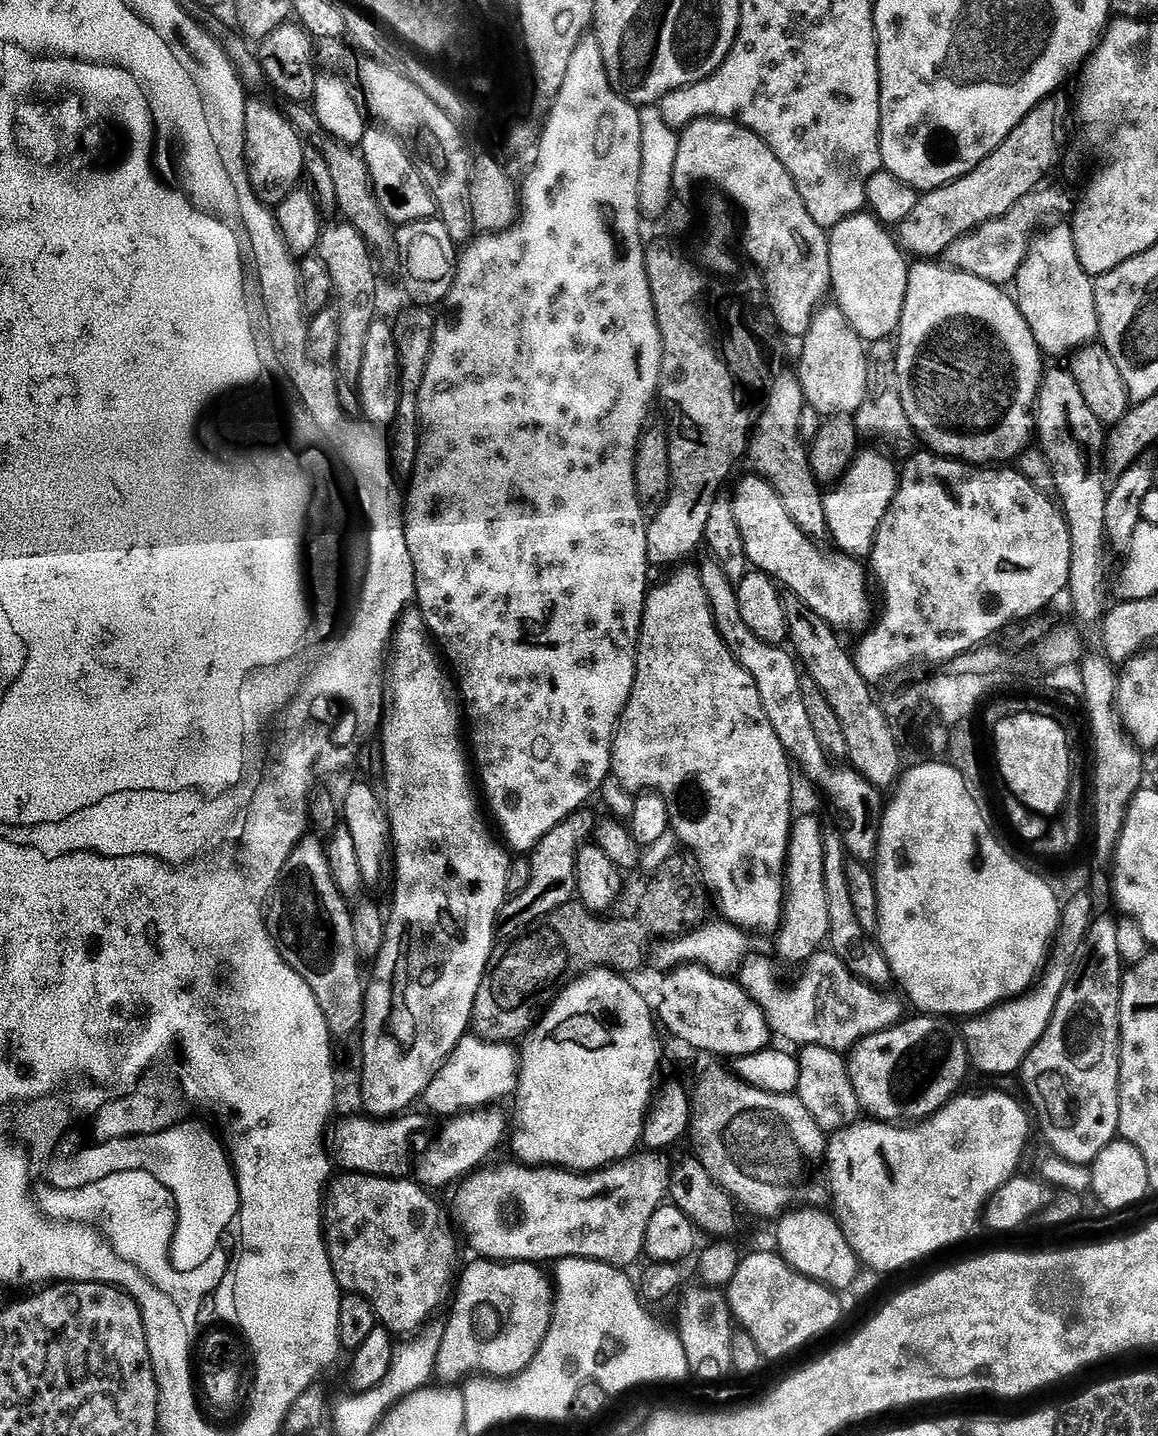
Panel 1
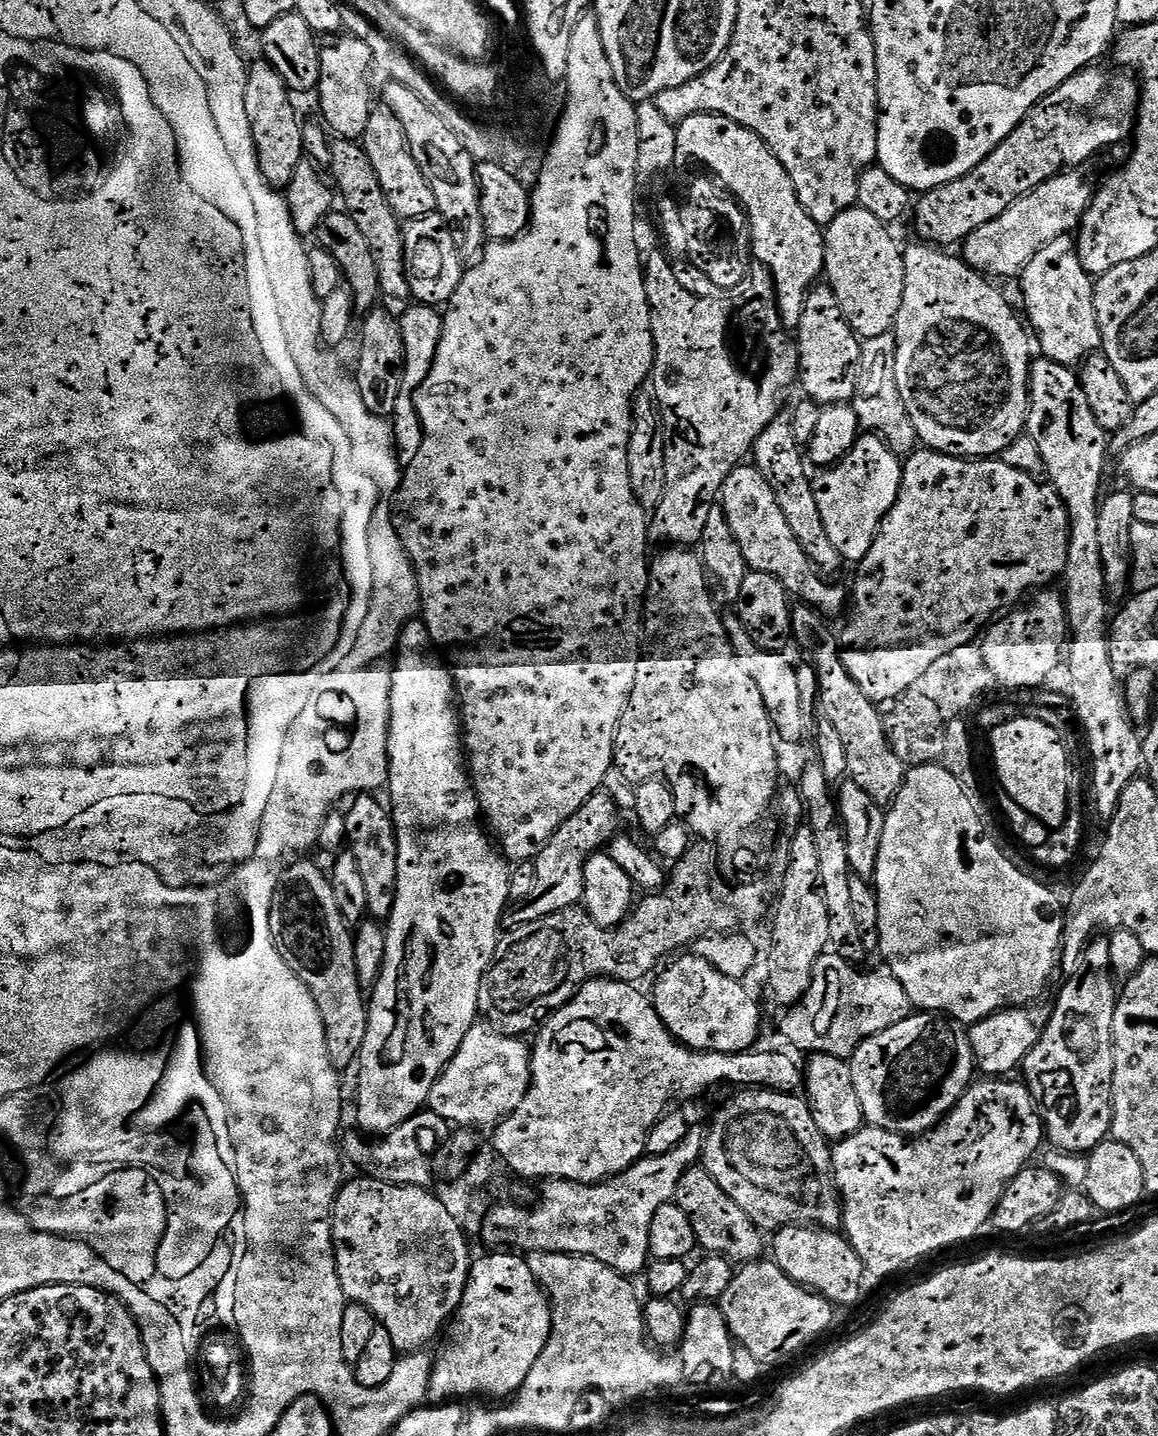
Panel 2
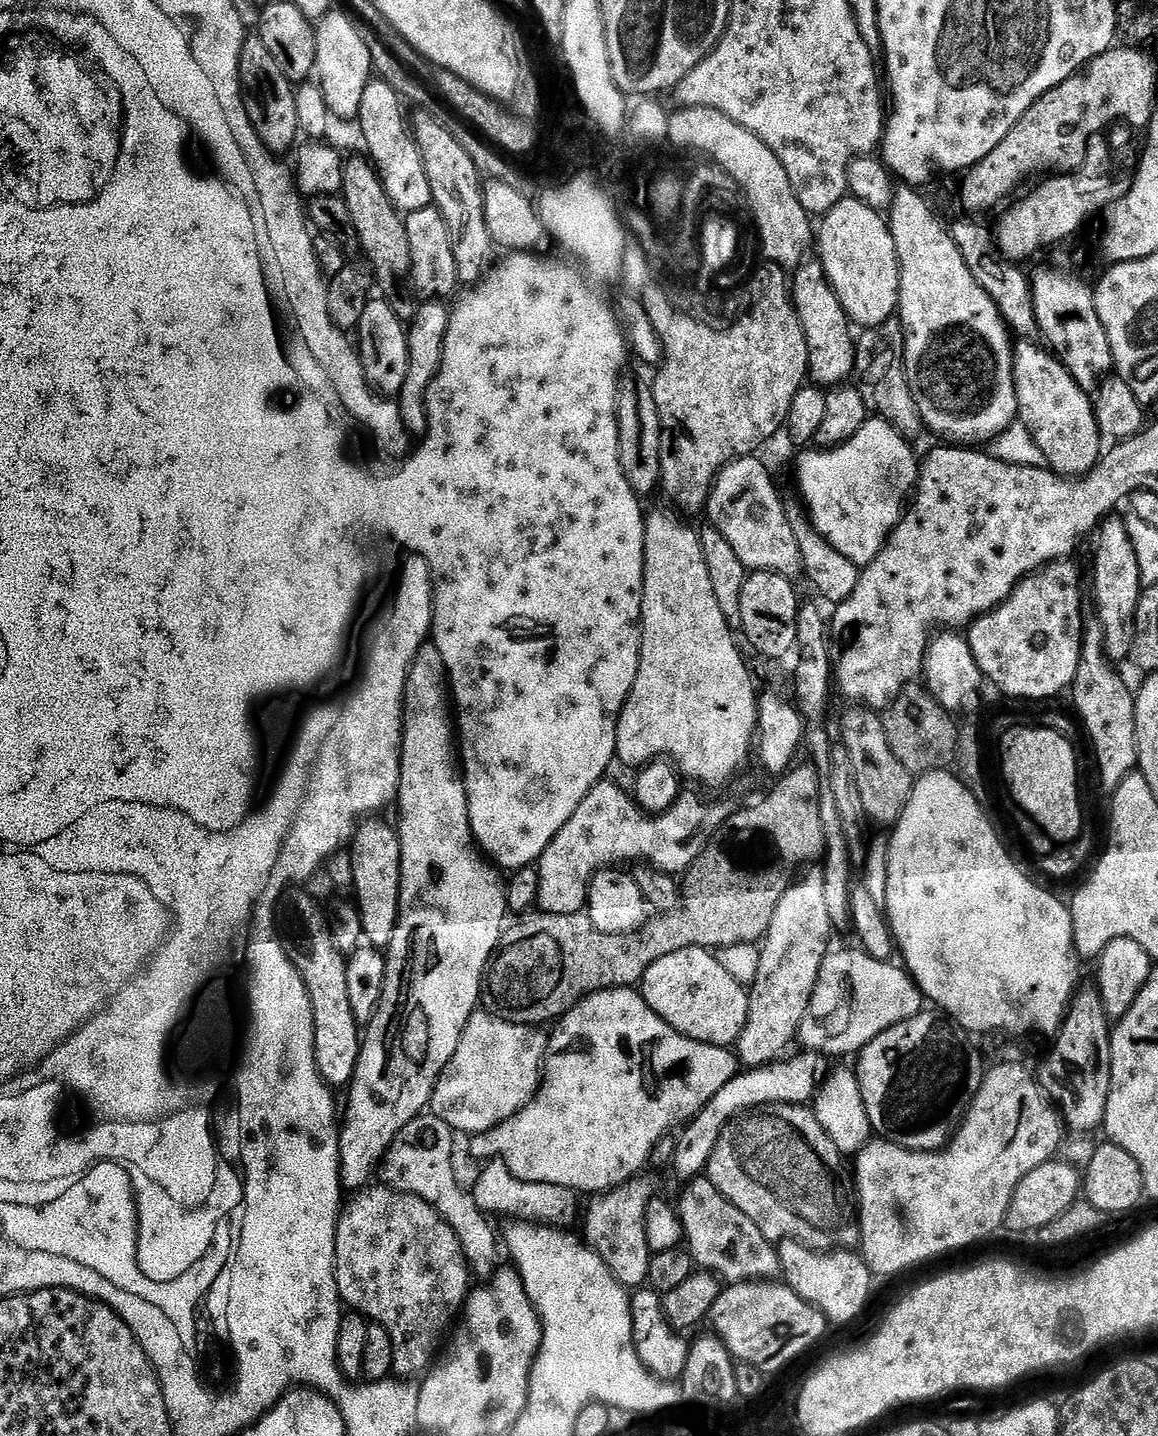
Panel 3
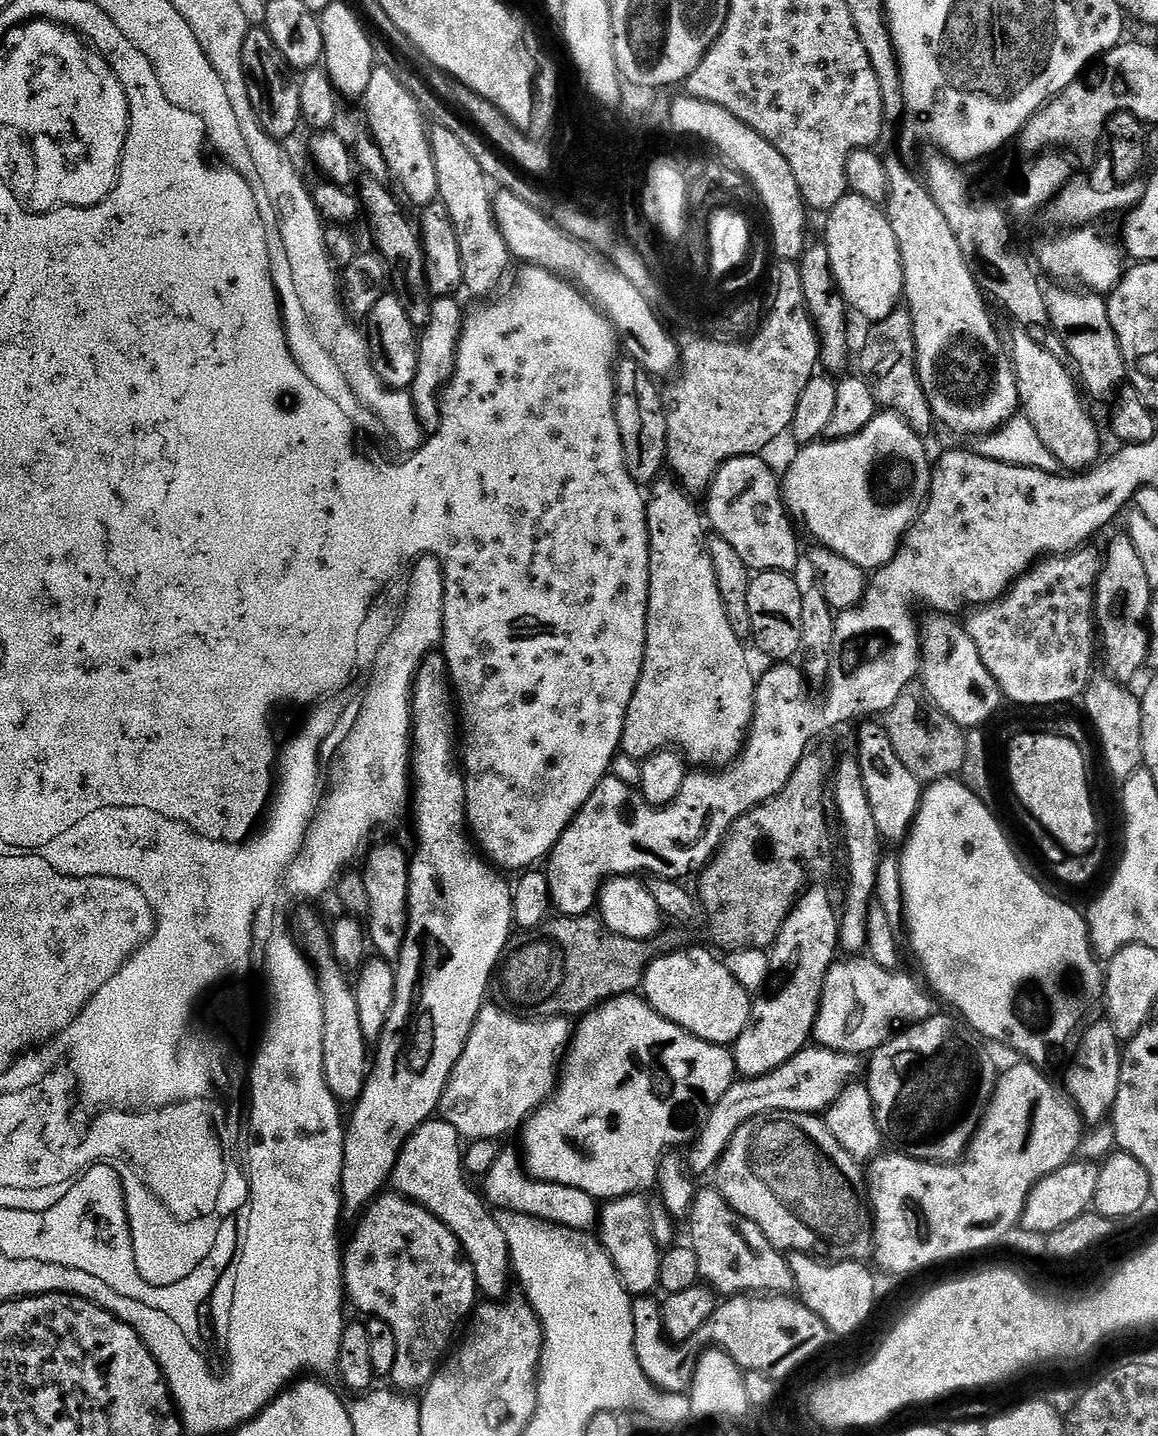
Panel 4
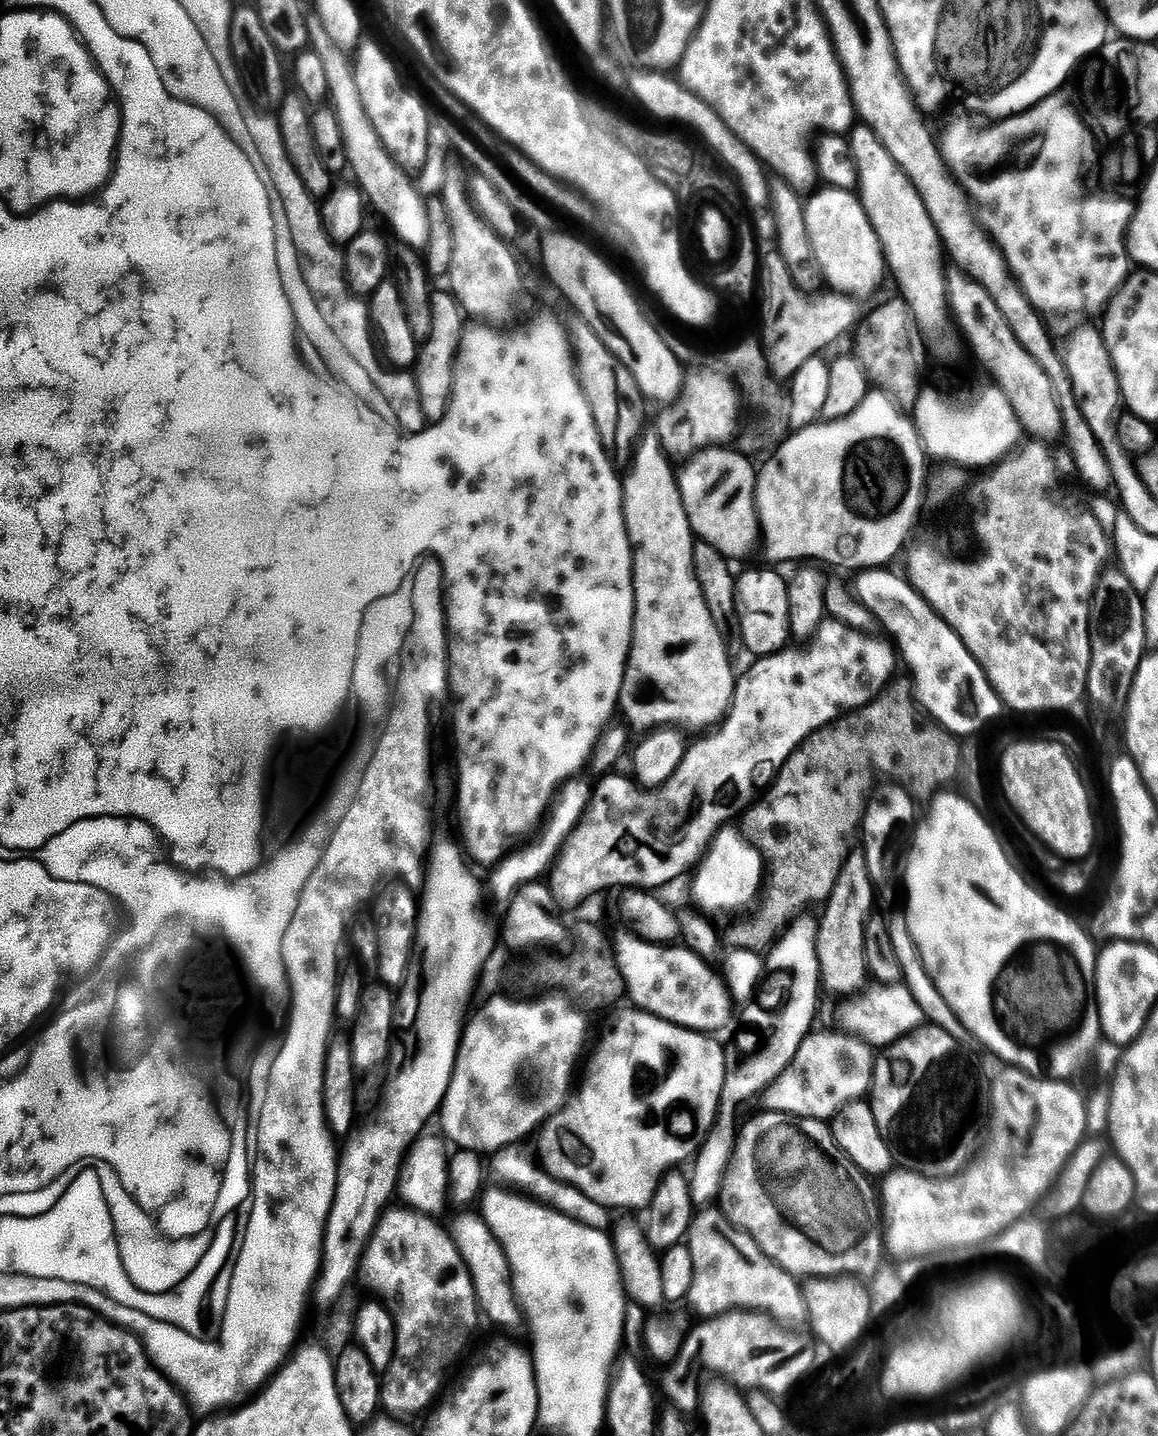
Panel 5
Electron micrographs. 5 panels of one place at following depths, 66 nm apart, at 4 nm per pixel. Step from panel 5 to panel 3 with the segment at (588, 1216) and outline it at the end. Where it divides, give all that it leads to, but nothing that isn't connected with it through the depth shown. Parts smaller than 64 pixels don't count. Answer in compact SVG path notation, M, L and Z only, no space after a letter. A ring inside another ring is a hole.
M495 1158L483 1165L476 1185L470 1188L474 1202L489 1217L509 1216L512 1222L539 1224L541 1226L556 1226L567 1216L576 1212L577 1195L572 1189L546 1182L522 1182L522 1178L514 1178L506 1166L506 1162Z

